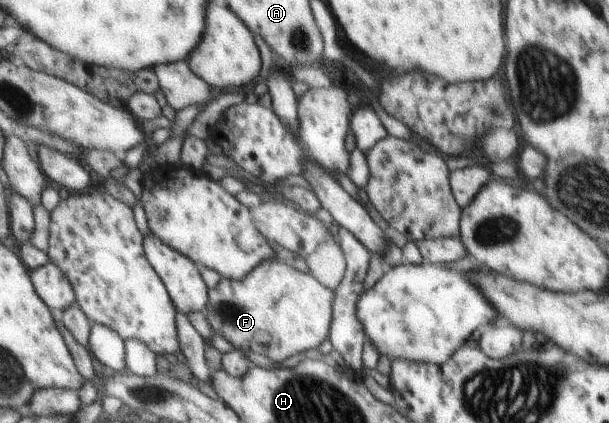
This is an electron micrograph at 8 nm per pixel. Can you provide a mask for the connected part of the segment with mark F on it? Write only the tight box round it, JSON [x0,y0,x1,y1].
[205,257,333,362]

